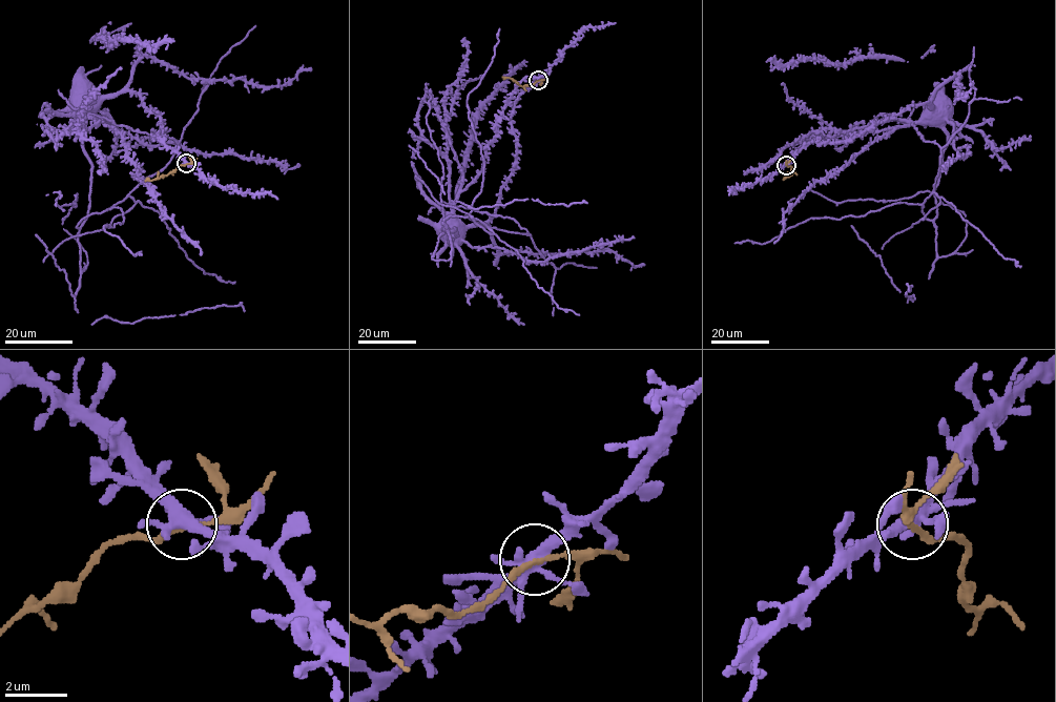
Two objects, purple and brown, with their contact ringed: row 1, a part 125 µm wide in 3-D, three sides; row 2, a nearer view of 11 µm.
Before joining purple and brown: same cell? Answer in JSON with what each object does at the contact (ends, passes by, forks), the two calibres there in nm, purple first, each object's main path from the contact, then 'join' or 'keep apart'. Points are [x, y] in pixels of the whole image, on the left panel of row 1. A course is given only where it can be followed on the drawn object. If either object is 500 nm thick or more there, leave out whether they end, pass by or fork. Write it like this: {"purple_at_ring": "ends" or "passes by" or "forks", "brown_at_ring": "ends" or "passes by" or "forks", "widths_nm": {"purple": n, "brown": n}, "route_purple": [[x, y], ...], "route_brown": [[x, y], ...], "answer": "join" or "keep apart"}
{"purple_at_ring": "forks", "brown_at_ring": "passes by", "widths_nm": {"purple": 360, "brown": 150}, "route_purple": [[186, 163], [154, 137], [161, 136], [161, 119], [143, 104], [138, 94], [116, 93], [86, 101]], "route_brown": [[186, 164], [145, 181]], "answer": "keep apart"}

